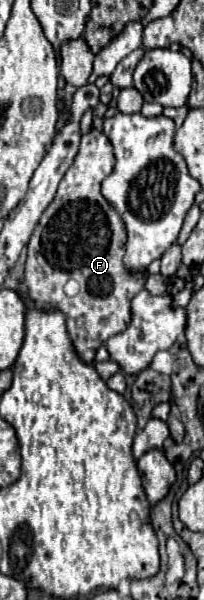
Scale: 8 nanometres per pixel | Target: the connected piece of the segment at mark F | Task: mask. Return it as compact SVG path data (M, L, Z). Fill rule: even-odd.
M91 129L87 135L81 137L79 153L73 161L73 165L63 175L57 195L53 203L43 211L29 243L27 243L27 261L25 261L25 287L27 297L33 301L37 309L55 309L65 315L67 331L73 343L73 349L77 351L79 359L83 363L93 363L97 349L113 335L121 333L131 317L131 299L143 289L145 273L131 275L123 267L123 221L115 211L111 211L111 205L101 195L101 183L111 173L115 165L113 147L111 141L97 129ZM69 279L75 279L79 283L79 293L75 297L67 297L63 287Z

